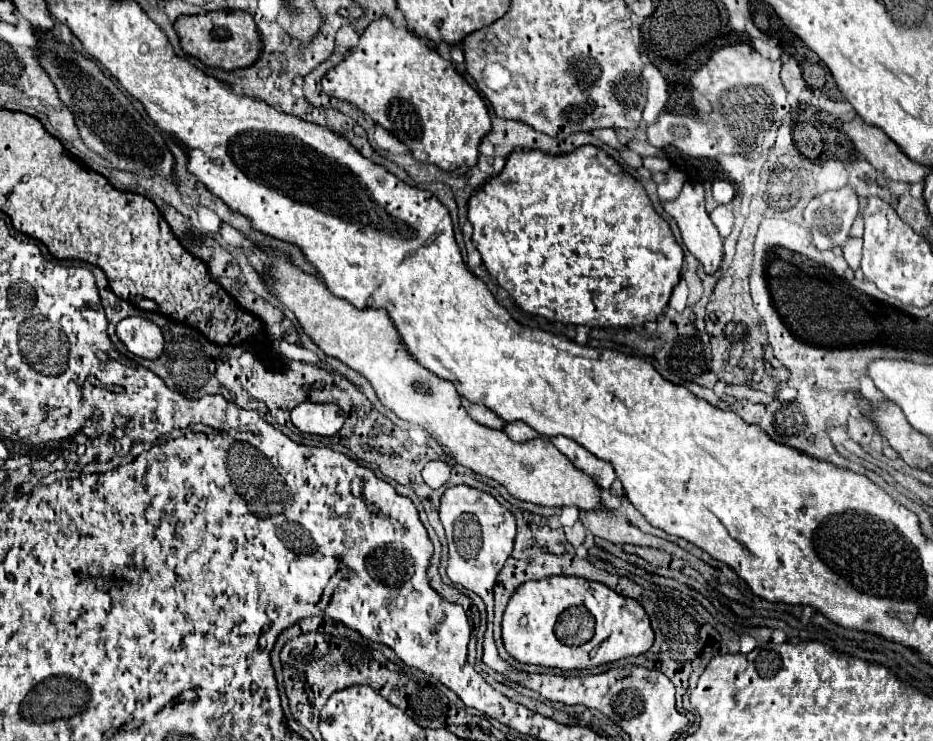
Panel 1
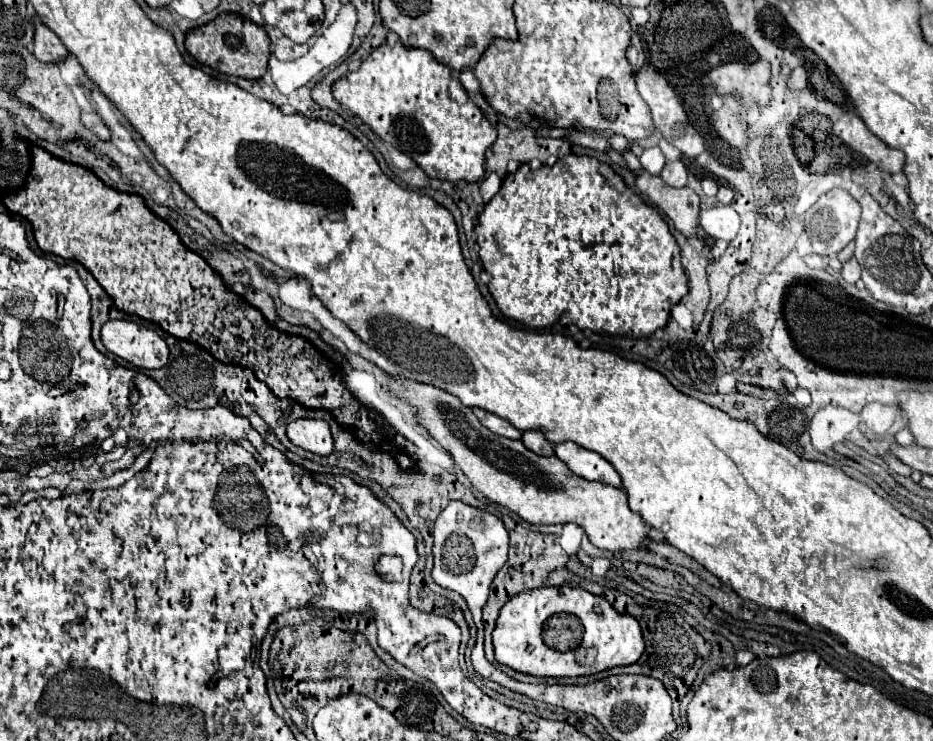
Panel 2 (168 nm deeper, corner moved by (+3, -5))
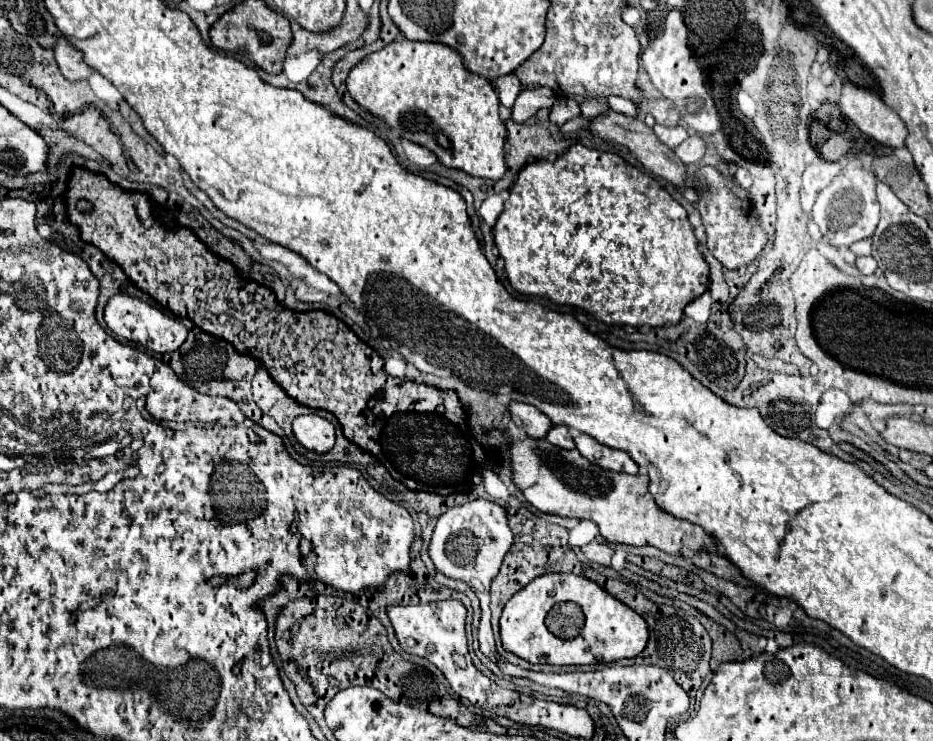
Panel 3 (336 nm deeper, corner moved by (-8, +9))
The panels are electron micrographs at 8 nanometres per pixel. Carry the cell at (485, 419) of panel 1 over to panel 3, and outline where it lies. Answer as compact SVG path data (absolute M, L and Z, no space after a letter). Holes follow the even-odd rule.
M512 403L508 407L510 411L510 419L524 429L530 437L536 439L544 439L548 429L552 429L552 421L548 417L544 417L544 413L540 413L536 407L526 405L526 403Z

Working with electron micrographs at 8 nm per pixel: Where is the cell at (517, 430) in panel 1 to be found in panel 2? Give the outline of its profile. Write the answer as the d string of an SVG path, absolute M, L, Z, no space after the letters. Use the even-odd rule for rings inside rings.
M523 431L521 443L525 443L525 447L529 447L537 455L553 455L553 445L543 437L541 431Z

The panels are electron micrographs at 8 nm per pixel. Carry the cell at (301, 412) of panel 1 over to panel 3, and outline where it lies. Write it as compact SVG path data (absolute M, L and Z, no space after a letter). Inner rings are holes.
M302 415L292 421L292 431L298 443L314 453L328 453L334 447L334 427L318 415Z

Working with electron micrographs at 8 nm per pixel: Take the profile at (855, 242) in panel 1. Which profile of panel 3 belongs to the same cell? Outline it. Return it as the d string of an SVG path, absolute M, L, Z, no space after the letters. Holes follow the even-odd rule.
M858 257L858 259L856 259L856 267L860 269L860 273L872 275L878 265L876 265L876 259L874 259L874 257Z

